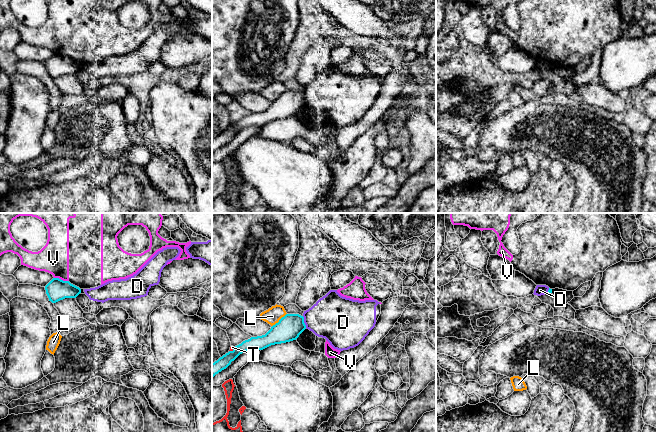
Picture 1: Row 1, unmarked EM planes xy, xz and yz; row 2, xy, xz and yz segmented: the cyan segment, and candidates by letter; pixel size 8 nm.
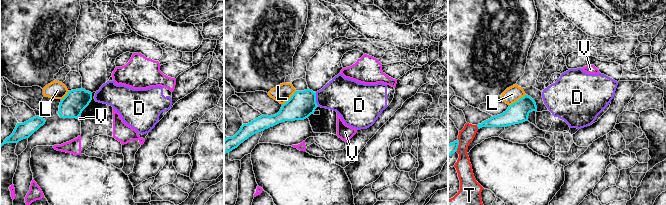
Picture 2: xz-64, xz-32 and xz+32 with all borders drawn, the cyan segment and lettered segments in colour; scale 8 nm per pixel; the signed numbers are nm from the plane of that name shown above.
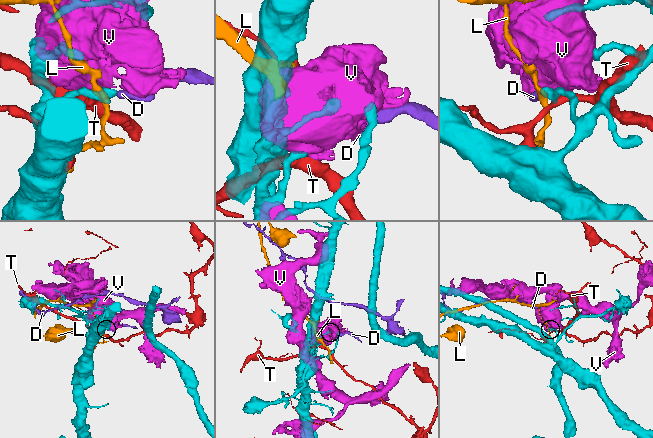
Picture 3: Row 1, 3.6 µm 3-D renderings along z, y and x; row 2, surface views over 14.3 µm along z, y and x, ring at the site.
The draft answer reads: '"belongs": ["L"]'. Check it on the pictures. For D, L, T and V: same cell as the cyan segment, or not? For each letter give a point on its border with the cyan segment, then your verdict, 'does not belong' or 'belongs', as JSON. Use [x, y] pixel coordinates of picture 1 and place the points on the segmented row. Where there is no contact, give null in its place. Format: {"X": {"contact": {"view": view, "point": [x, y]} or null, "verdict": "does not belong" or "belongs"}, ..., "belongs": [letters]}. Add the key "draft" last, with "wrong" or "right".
{"D": {"contact": {"view": "xz", "point": [303, 322]}, "verdict": "does not belong"}, "L": {"contact": {"view": "xz", "point": [279, 320]}, "verdict": "does not belong"}, "T": {"contact": {"view": "xz", "point": [231, 351]}, "verdict": "does not belong"}, "V": {"contact": {"view": "xy", "point": [60, 279]}, "verdict": "does not belong"}, "belongs": [], "draft": "wrong"}

